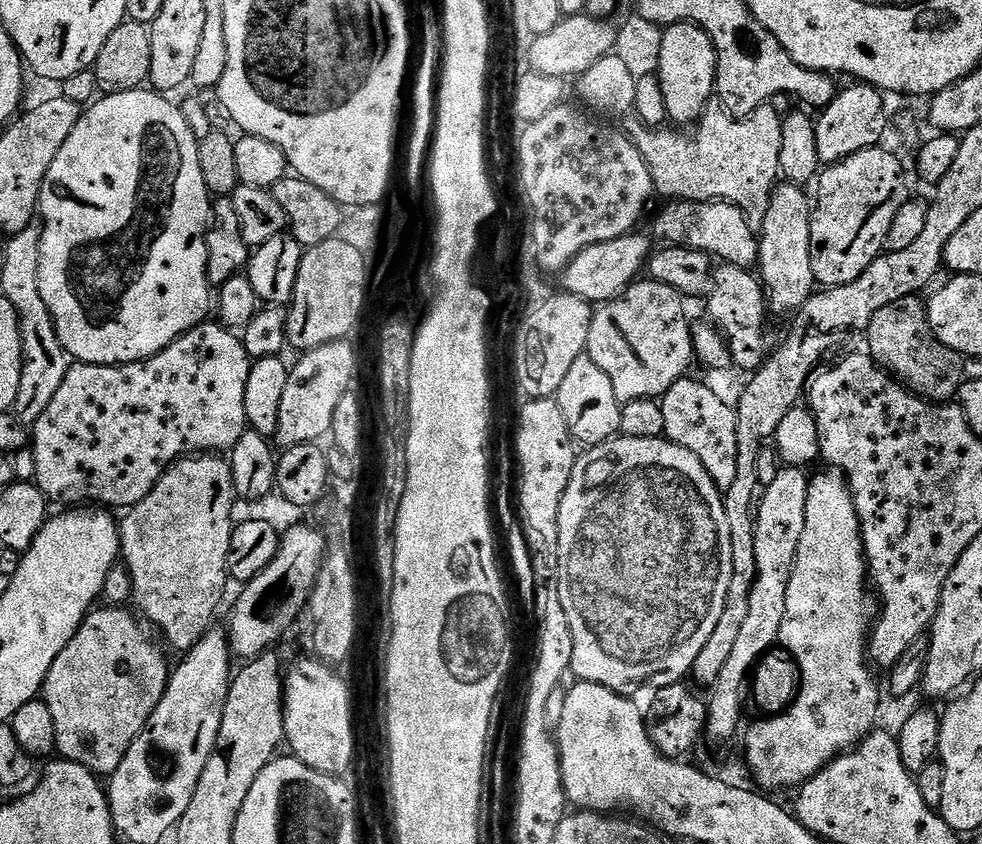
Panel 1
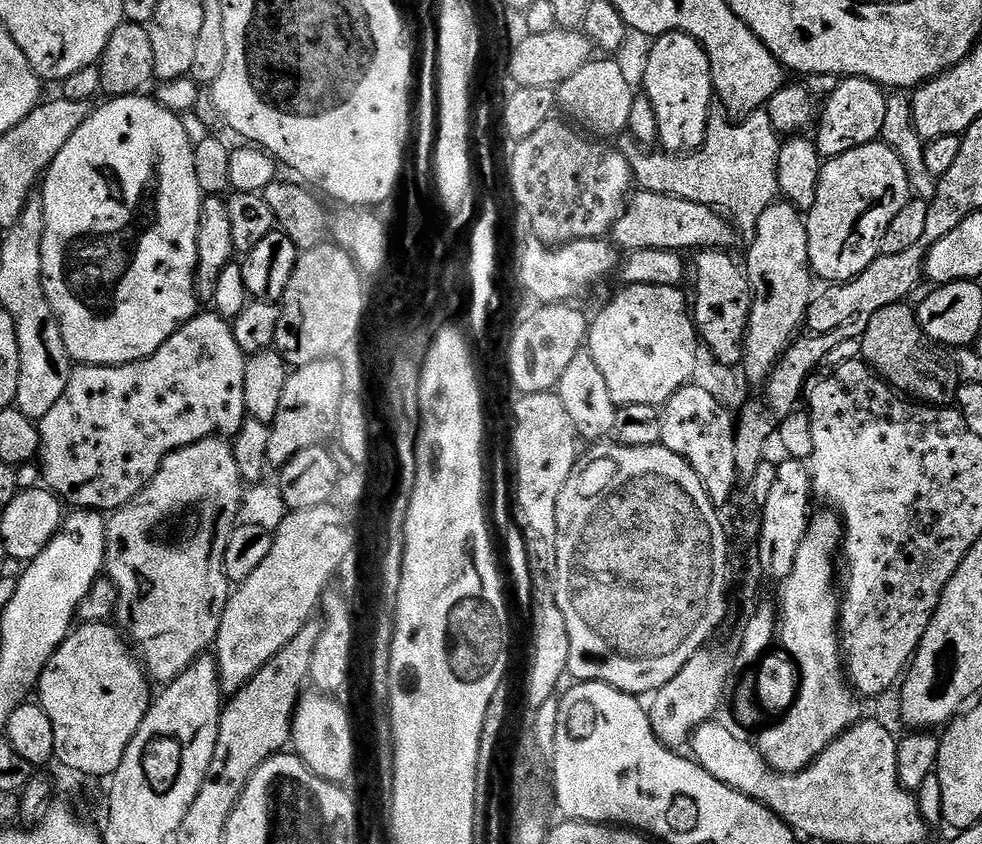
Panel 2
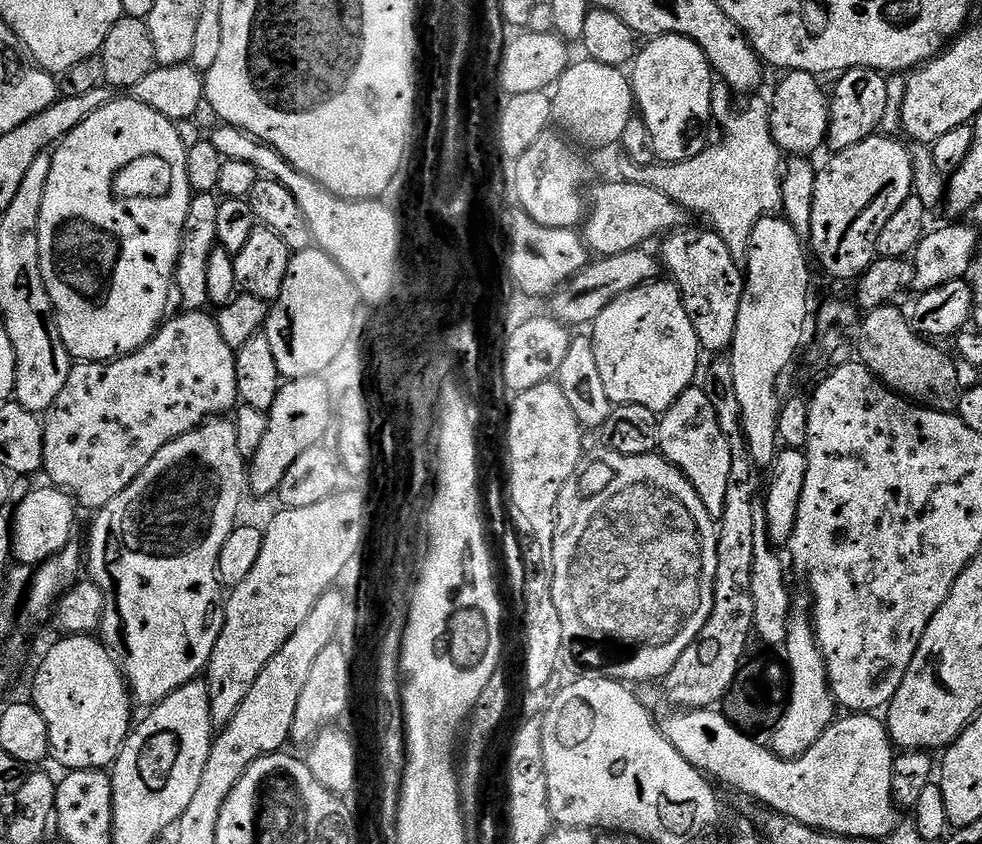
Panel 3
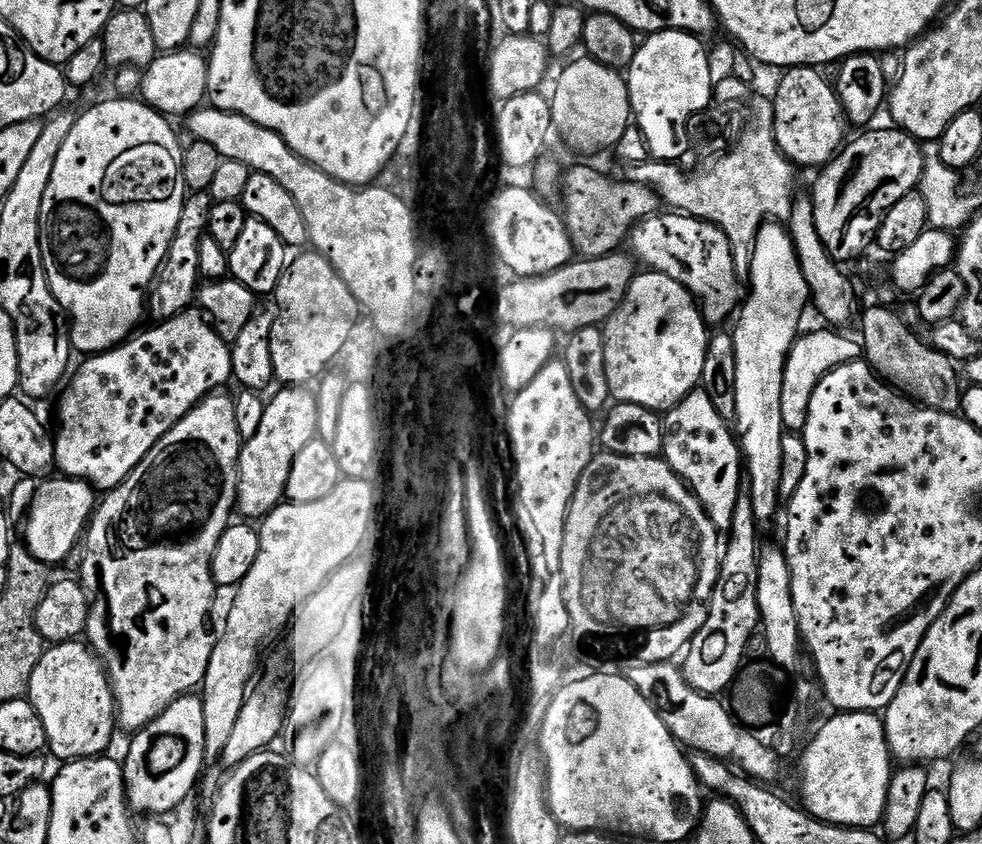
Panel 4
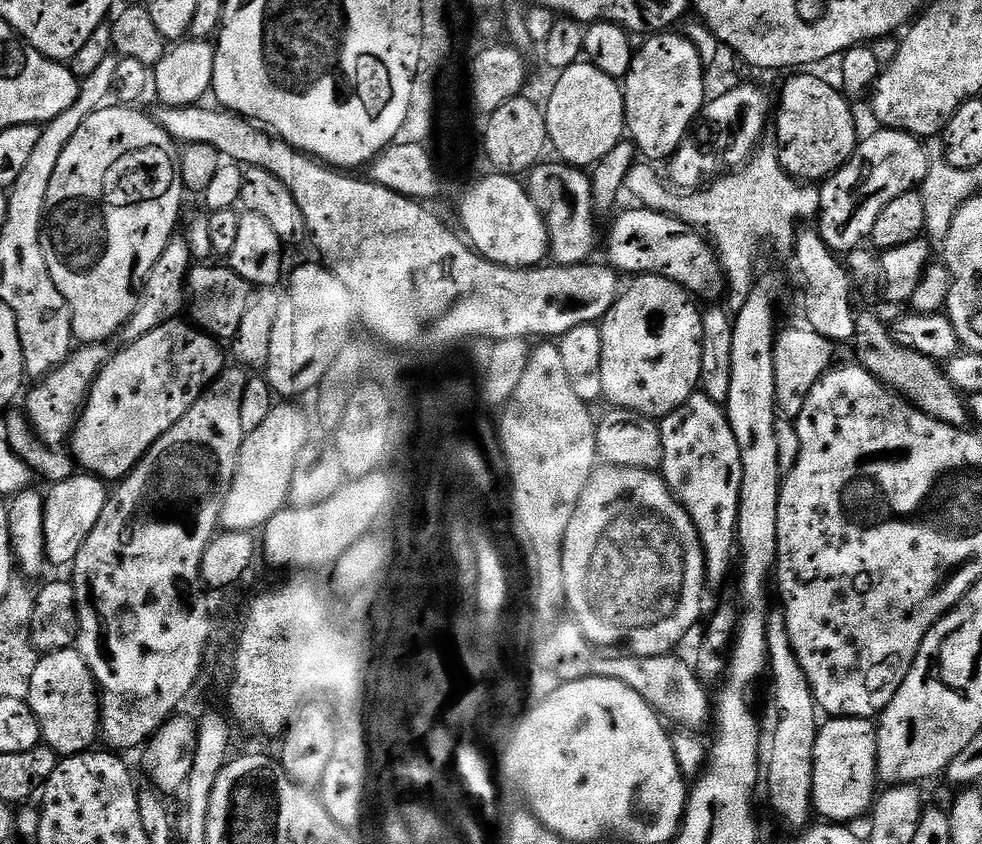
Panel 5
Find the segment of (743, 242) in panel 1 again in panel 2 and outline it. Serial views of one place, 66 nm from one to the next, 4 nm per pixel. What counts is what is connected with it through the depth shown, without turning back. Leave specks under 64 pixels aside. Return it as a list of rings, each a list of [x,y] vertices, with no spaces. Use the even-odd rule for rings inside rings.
[[[637,191],[629,199],[627,210],[611,230],[610,240],[617,249],[625,253],[647,248],[679,253],[683,253],[684,248],[728,250],[731,249],[731,244],[738,240],[738,233],[730,223],[729,217],[721,214],[712,205],[690,202],[686,198],[668,196],[664,192],[643,191]]]

